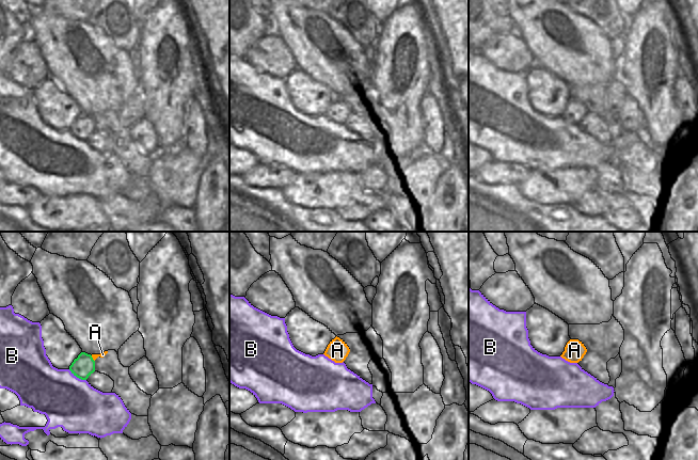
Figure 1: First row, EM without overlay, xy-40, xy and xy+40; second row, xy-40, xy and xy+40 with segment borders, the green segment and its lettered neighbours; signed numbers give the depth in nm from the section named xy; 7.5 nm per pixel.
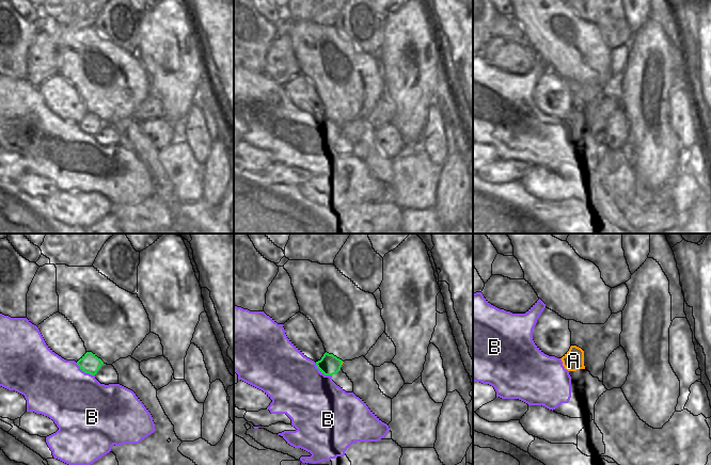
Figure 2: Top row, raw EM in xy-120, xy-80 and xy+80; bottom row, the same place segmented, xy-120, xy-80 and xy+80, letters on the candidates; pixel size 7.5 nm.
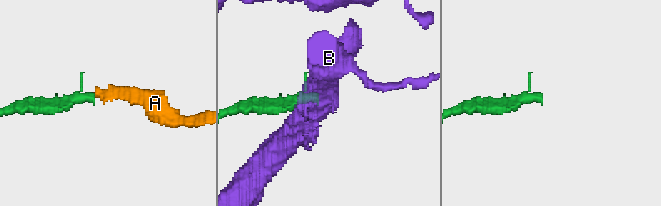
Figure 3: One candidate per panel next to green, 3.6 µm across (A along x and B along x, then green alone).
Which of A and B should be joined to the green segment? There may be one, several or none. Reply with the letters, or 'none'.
A

